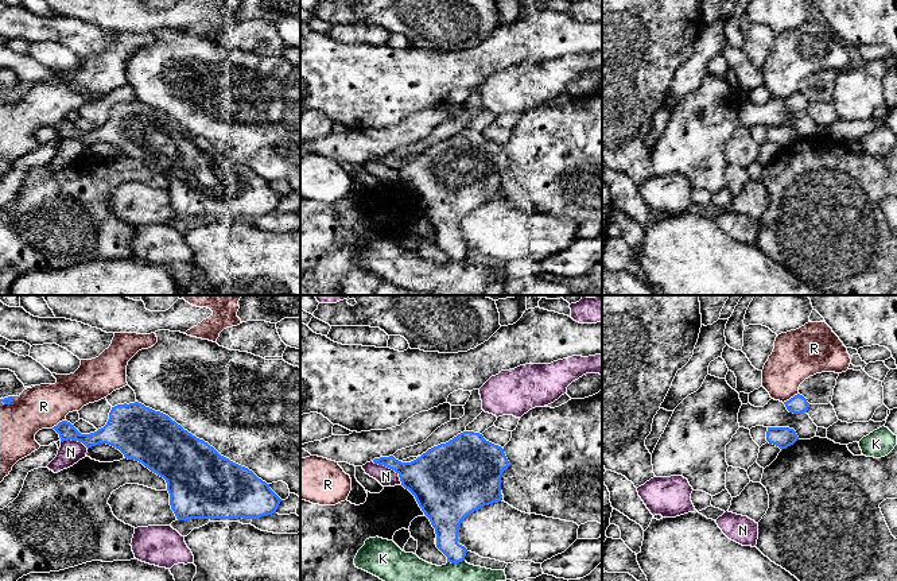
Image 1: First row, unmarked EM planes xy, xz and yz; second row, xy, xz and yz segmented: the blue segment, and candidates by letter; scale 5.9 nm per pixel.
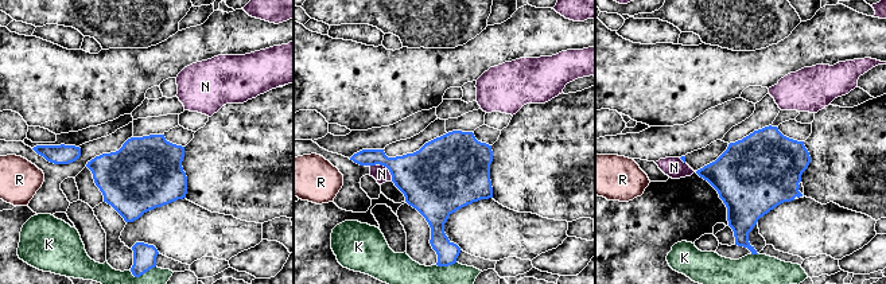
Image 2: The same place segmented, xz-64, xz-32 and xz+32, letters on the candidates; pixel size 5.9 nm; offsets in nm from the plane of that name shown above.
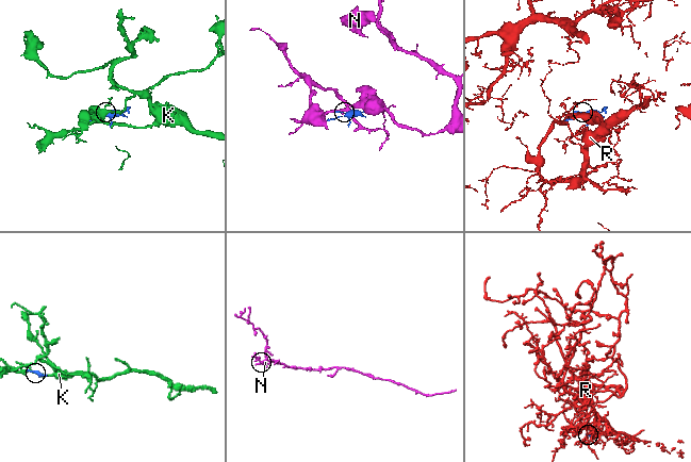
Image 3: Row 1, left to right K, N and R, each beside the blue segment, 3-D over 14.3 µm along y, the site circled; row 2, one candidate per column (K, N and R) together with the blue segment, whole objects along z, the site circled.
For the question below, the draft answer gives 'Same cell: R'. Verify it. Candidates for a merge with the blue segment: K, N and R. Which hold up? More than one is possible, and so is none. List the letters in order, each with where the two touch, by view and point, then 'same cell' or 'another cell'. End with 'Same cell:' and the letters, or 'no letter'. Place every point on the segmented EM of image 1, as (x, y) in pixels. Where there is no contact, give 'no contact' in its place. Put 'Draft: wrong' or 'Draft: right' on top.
Draft: right
K: xz (455, 562) | another cell
N: xz (389, 468) | another cell
R: yz (791, 398) | same cell
Same cell: R

